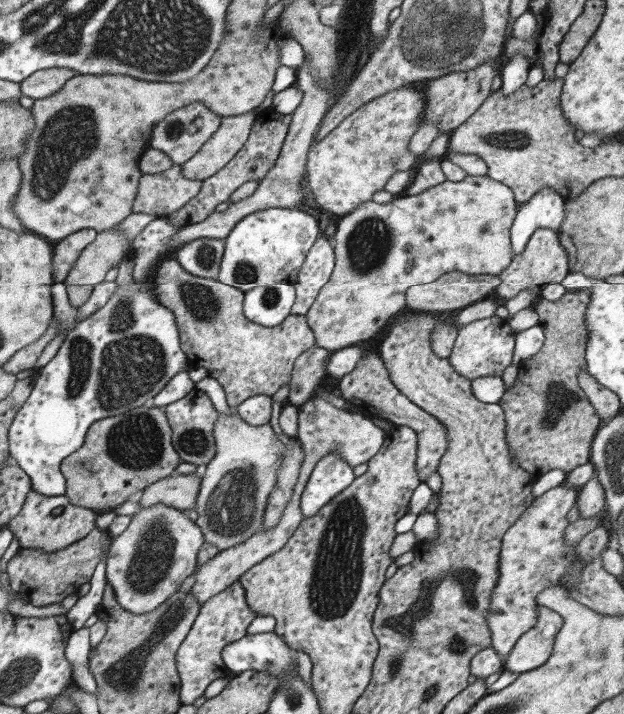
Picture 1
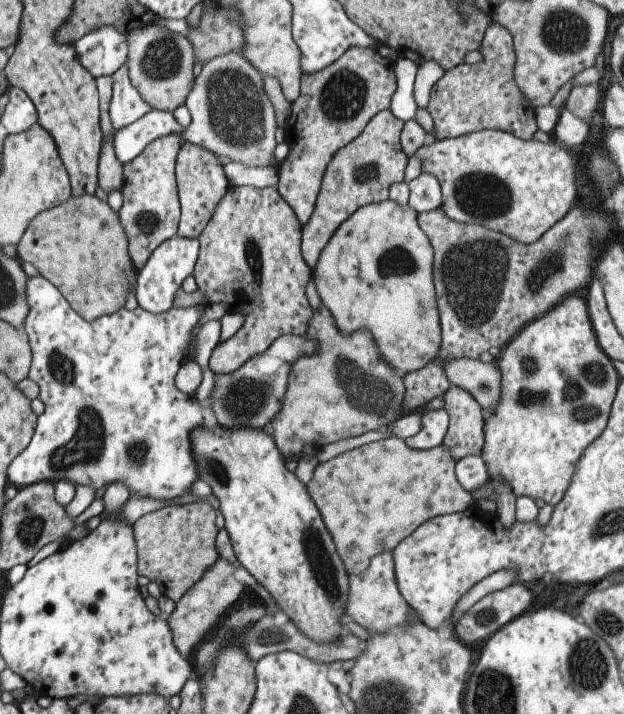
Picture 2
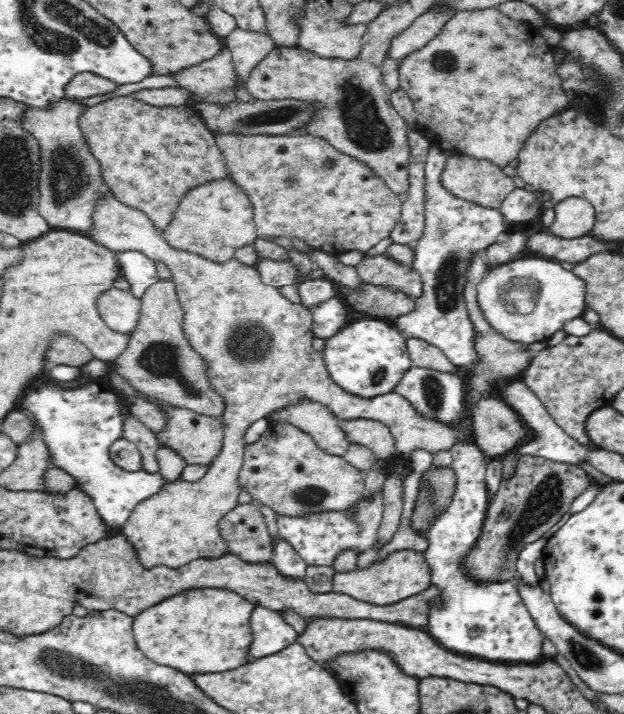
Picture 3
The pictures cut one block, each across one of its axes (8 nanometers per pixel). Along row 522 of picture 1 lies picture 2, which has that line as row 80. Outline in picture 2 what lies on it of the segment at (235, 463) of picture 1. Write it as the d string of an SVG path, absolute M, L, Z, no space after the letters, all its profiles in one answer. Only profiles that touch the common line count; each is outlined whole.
M227 52L203 64L183 106L189 110L191 118L189 126L179 136L183 142L203 146L225 162L229 160L249 168L275 168L275 110L263 92L263 74L239 52Z

